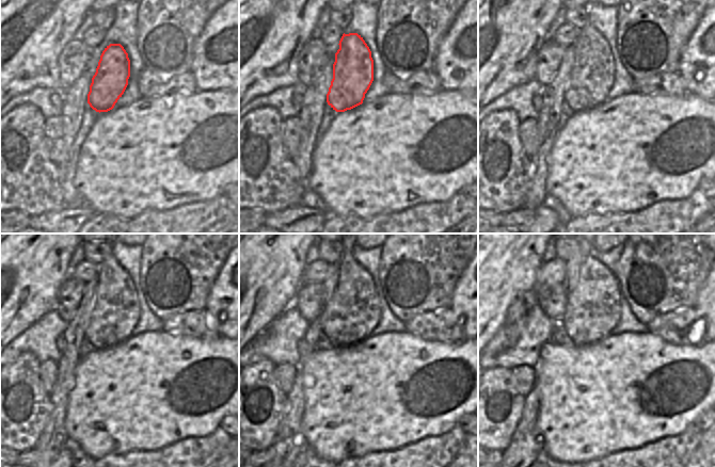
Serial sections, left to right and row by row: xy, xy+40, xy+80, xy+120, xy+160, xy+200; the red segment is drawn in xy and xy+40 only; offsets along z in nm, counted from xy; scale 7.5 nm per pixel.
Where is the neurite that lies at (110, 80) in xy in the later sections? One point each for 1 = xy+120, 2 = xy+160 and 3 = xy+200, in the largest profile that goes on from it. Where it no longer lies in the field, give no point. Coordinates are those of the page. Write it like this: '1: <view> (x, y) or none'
1: xy+120 (116, 312)
2: xy+160 (350, 316)
3: xy+200 (593, 308)

